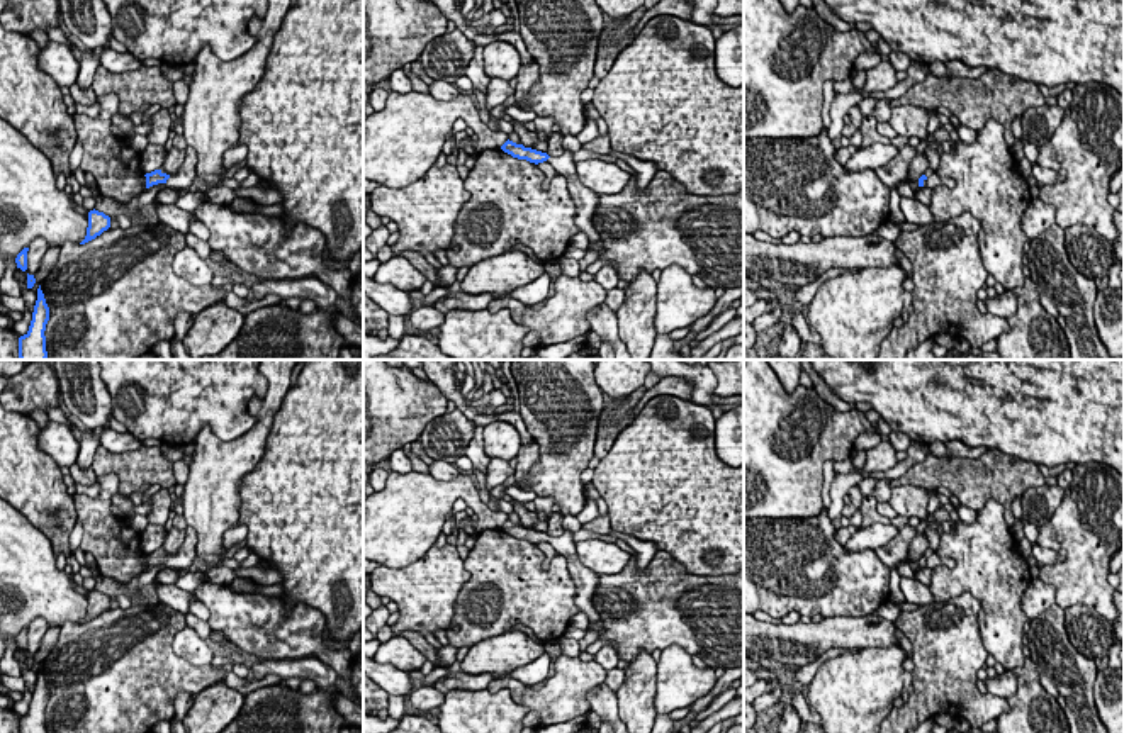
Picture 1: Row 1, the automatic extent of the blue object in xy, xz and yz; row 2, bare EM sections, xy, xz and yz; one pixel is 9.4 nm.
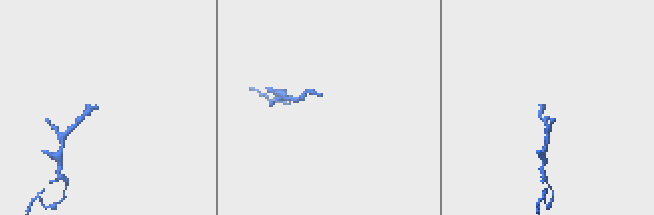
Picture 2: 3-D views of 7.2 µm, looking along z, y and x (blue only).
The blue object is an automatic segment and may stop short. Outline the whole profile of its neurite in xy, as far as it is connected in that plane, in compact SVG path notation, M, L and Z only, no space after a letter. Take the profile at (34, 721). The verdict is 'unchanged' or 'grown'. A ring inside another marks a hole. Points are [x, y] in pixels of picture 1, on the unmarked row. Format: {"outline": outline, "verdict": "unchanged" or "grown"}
{"outline": "M39 665L29 711L19 718L19 733L48 733L44 716L48 701L49 687Z", "verdict": "unchanged"}

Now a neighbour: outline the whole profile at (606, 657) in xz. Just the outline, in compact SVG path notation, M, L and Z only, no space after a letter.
M604 645L594 655L594 662L599 663L606 672L620 665L618 653L613 646Z

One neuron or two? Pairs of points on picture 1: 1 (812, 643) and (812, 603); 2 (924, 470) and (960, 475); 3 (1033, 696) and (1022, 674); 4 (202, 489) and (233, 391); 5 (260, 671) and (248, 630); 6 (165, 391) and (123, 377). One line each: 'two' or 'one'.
1: two
2: one
3: one
4: two
5: two
6: one

